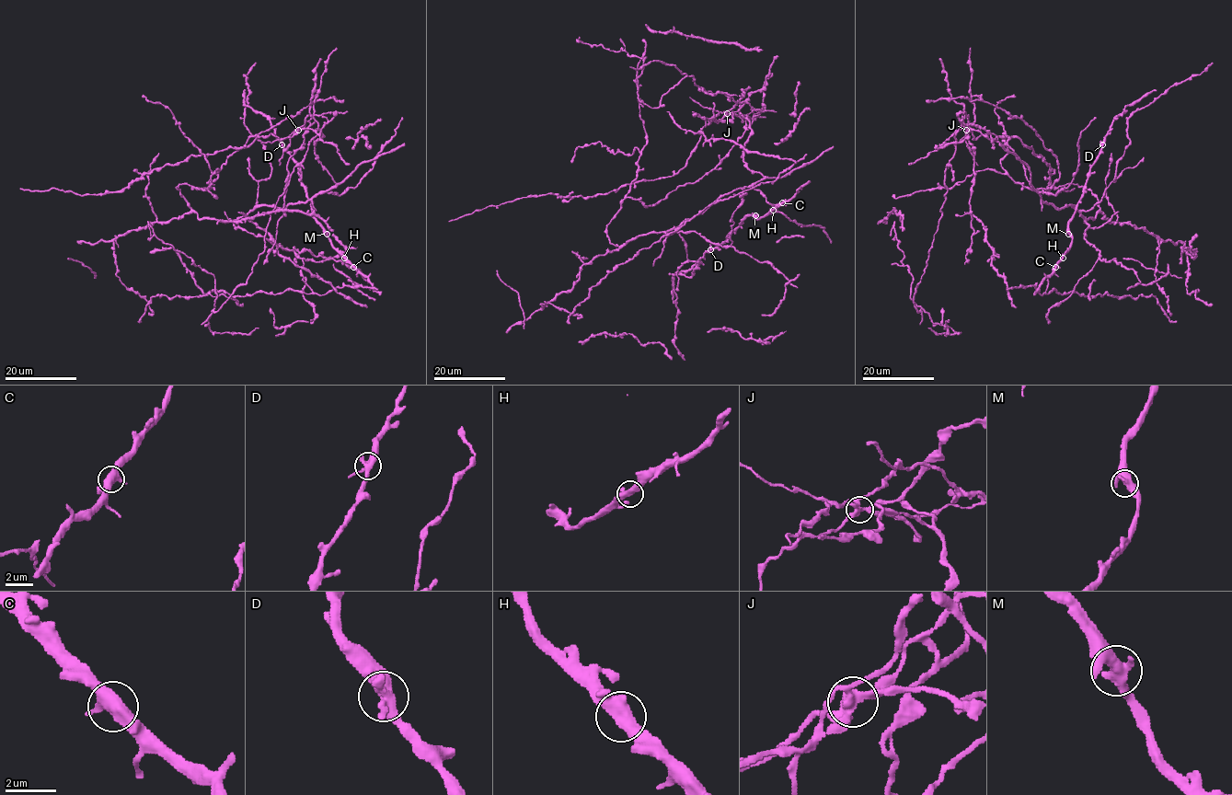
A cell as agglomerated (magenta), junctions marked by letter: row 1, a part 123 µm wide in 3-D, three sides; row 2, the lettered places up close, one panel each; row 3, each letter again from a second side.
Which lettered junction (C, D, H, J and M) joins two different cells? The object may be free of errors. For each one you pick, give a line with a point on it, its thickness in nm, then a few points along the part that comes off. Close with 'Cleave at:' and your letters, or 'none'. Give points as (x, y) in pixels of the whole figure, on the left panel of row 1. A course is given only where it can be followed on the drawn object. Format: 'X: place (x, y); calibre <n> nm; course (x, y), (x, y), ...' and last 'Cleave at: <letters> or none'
J: place (298, 130); calibre 400 nm; course (299, 130), (314, 115), (334, 113), (270, 213), (252, 272), (216, 311), (214, 276), (149, 225), (150, 236)
Cleave at: J

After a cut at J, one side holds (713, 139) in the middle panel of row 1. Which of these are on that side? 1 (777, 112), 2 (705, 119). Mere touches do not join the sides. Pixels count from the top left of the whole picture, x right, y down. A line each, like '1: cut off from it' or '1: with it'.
1: cut off from it
2: cut off from it

